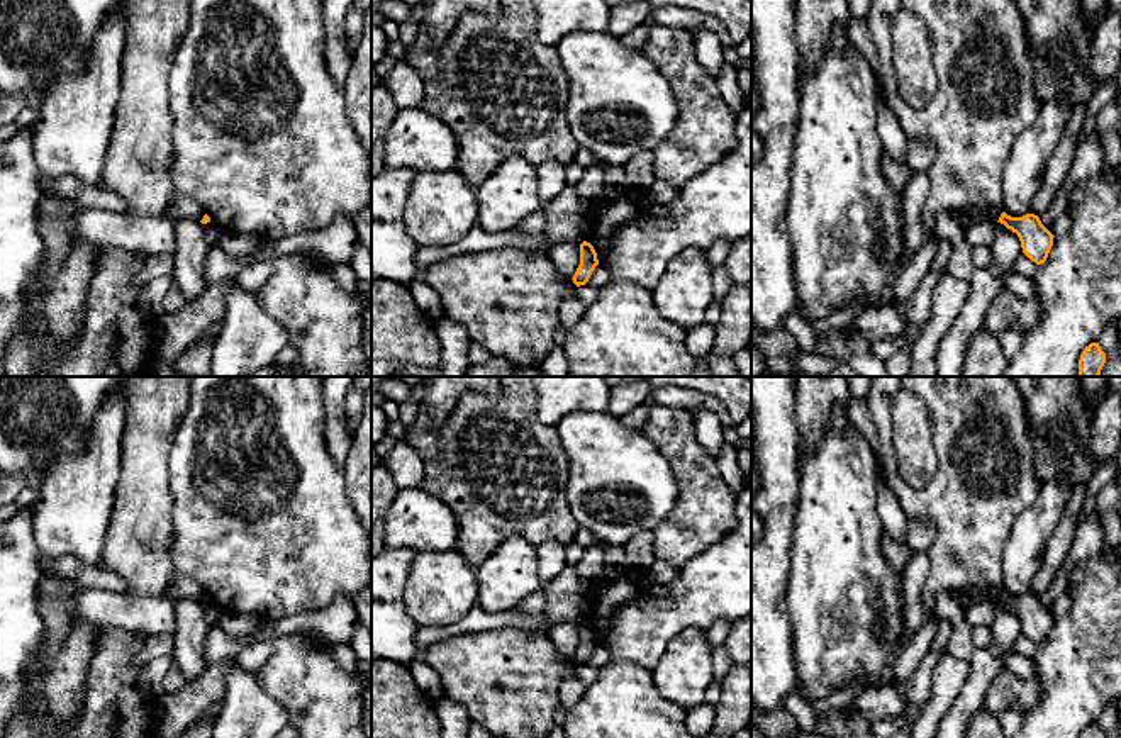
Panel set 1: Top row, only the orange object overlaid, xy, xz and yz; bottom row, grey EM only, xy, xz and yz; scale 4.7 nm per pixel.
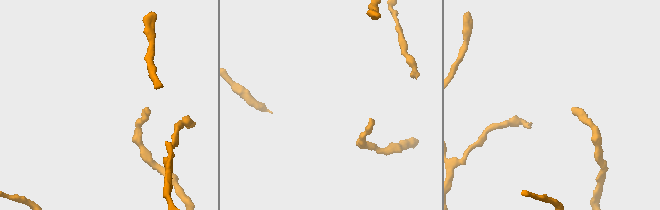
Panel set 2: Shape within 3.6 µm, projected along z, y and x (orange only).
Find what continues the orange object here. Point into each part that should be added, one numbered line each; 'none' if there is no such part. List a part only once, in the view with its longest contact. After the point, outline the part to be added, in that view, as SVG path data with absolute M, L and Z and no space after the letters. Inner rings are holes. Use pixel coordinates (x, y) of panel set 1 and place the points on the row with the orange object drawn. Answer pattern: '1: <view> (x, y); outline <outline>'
none

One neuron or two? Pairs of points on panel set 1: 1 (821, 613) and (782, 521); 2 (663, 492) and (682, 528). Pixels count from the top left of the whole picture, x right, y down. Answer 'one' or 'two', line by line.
1: two
2: two

